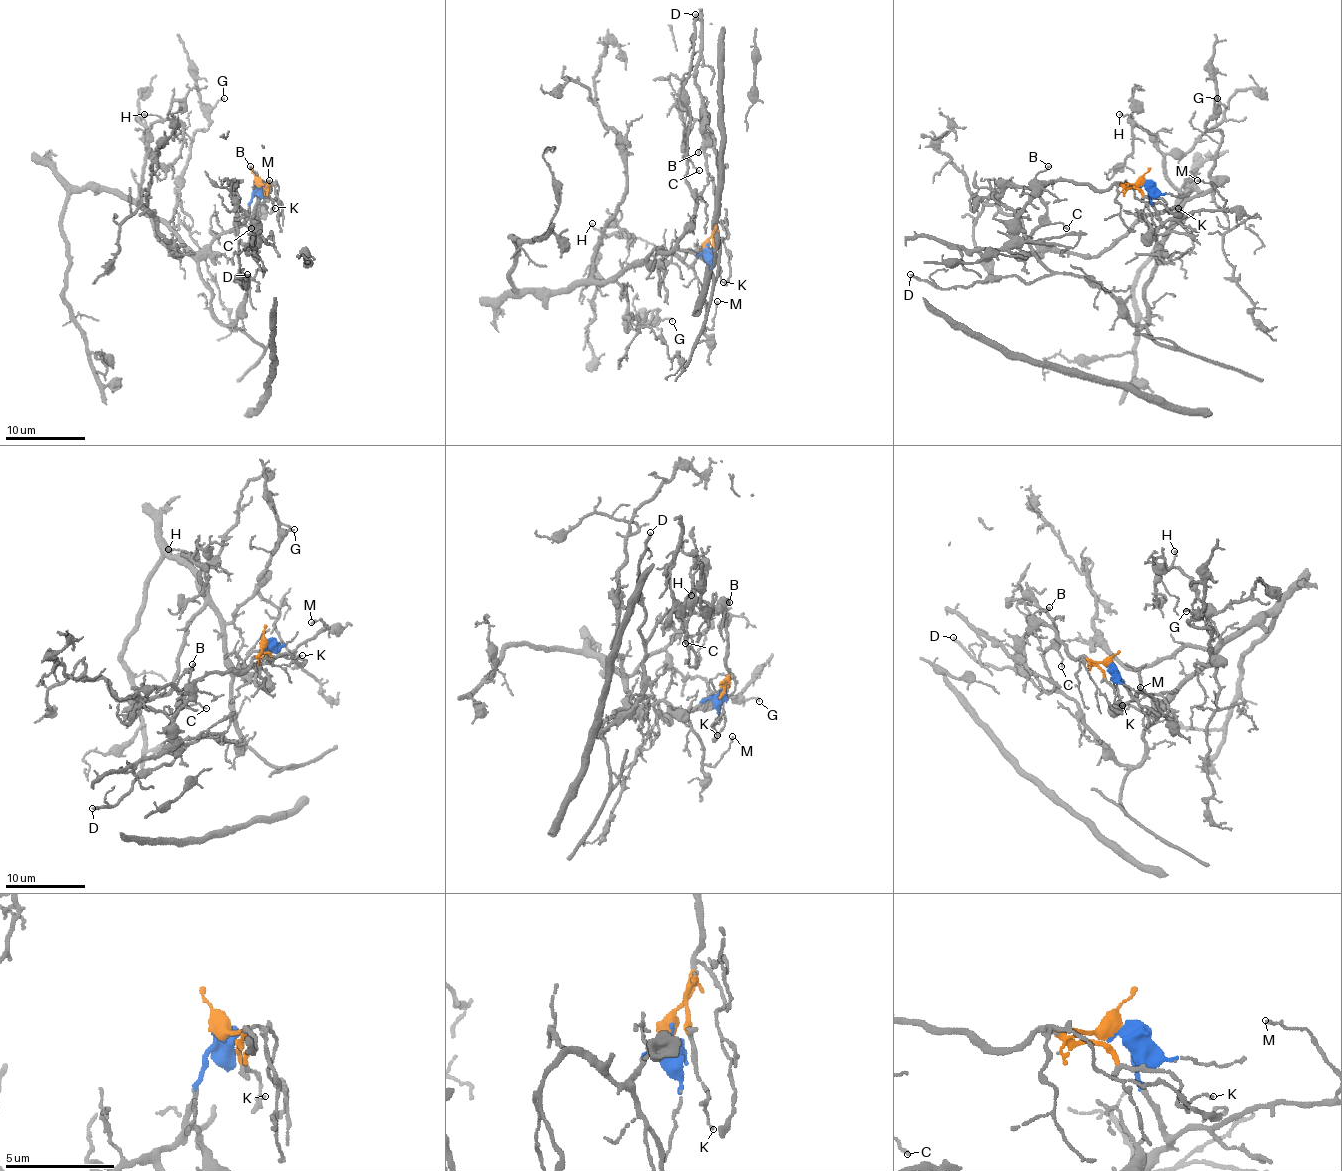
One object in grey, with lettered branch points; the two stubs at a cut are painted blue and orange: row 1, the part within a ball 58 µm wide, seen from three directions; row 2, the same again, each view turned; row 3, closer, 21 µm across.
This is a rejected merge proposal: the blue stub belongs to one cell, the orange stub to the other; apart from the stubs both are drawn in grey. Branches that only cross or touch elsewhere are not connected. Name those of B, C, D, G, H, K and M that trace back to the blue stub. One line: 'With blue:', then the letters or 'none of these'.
With blue: C, D, G, H, M

